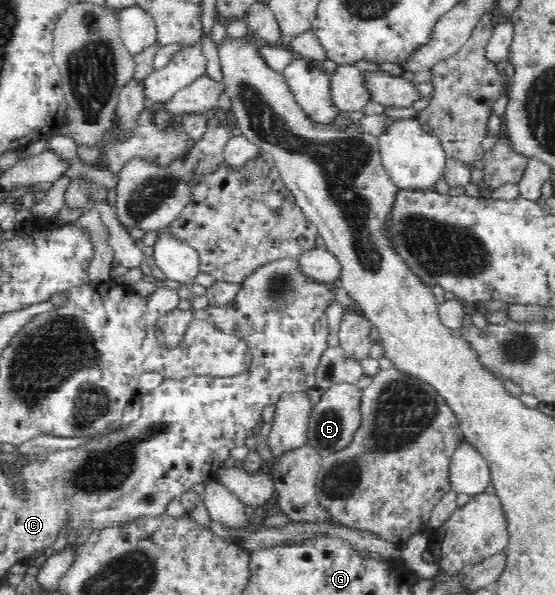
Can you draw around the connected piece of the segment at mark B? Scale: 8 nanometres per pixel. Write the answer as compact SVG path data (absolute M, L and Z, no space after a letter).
M340 383L325 389L318 403L312 405L308 420L307 444L322 459L347 449L353 441L354 434L361 424L361 389L356 384Z

